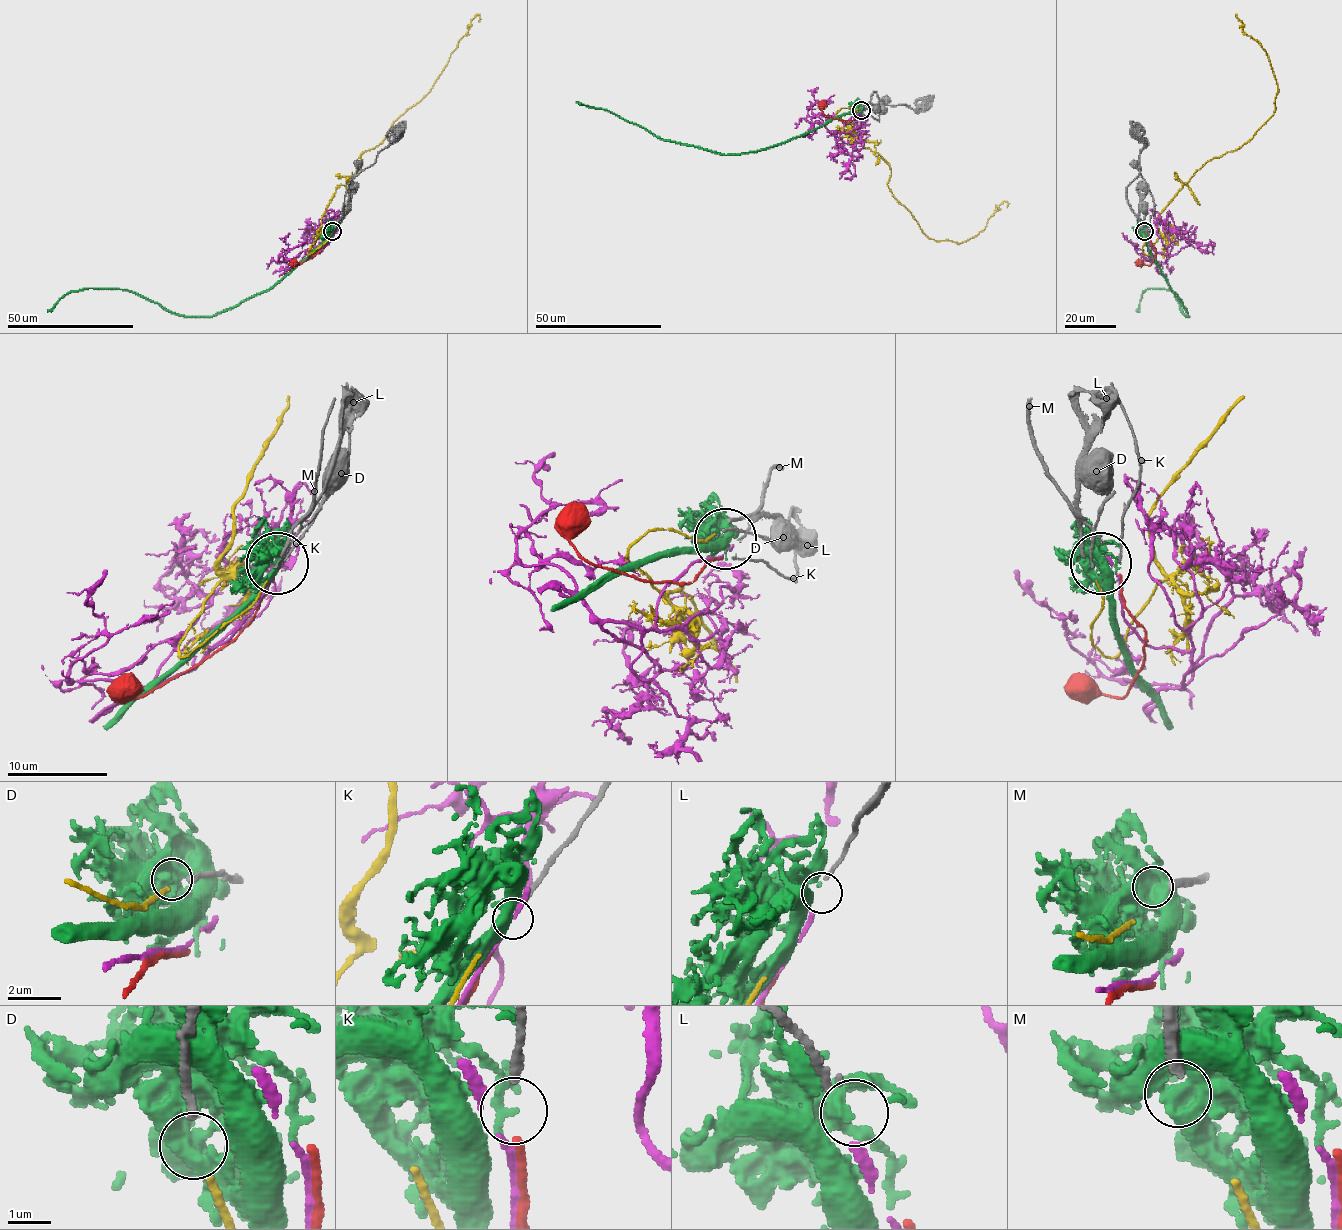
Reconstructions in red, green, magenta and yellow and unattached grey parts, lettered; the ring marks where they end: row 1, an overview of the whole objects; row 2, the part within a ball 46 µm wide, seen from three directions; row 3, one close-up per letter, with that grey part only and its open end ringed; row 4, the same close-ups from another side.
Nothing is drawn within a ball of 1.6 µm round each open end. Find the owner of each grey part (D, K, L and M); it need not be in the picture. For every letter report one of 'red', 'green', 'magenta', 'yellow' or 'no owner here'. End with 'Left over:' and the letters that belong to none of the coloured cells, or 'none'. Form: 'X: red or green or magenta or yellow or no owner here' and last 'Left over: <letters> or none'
D: yellow
K: no owner here
L: magenta
M: green
Left over: K

